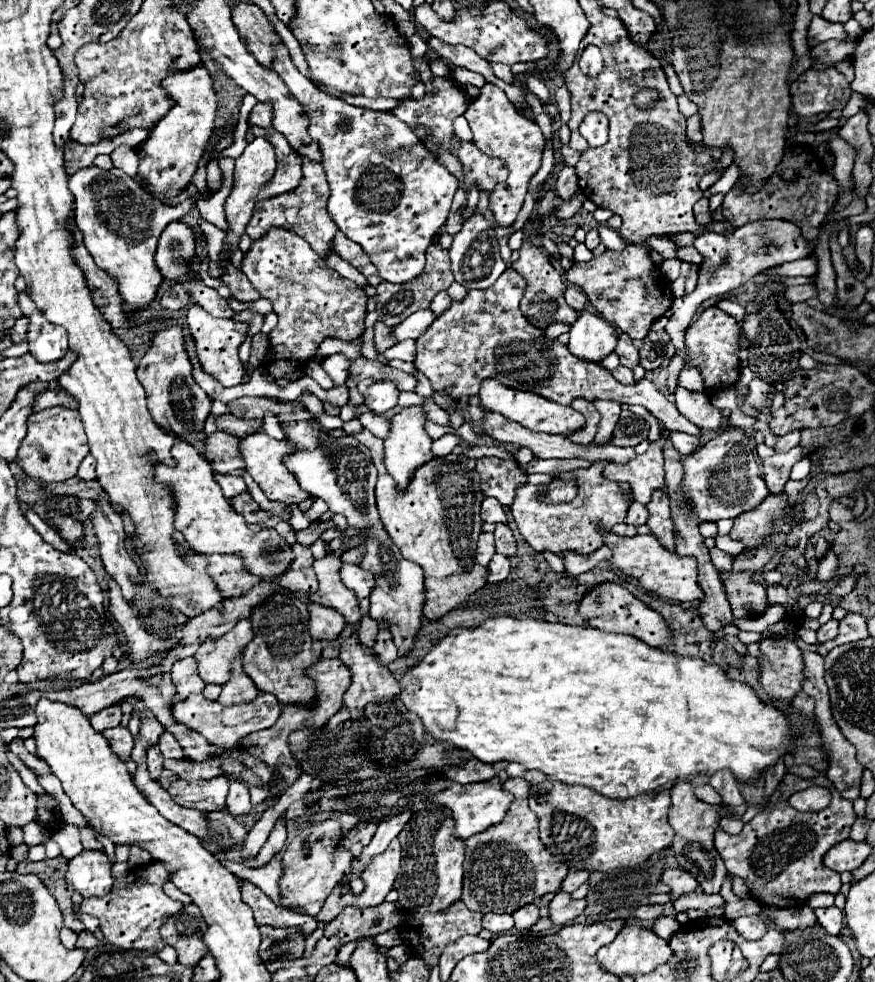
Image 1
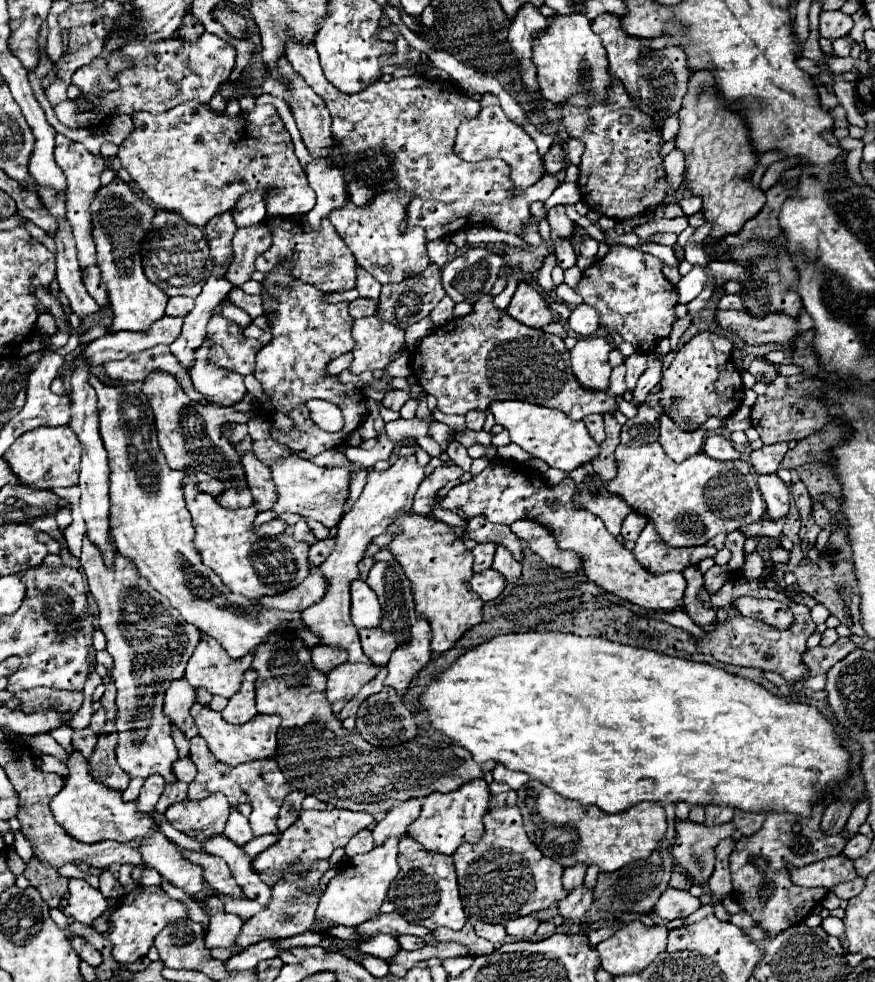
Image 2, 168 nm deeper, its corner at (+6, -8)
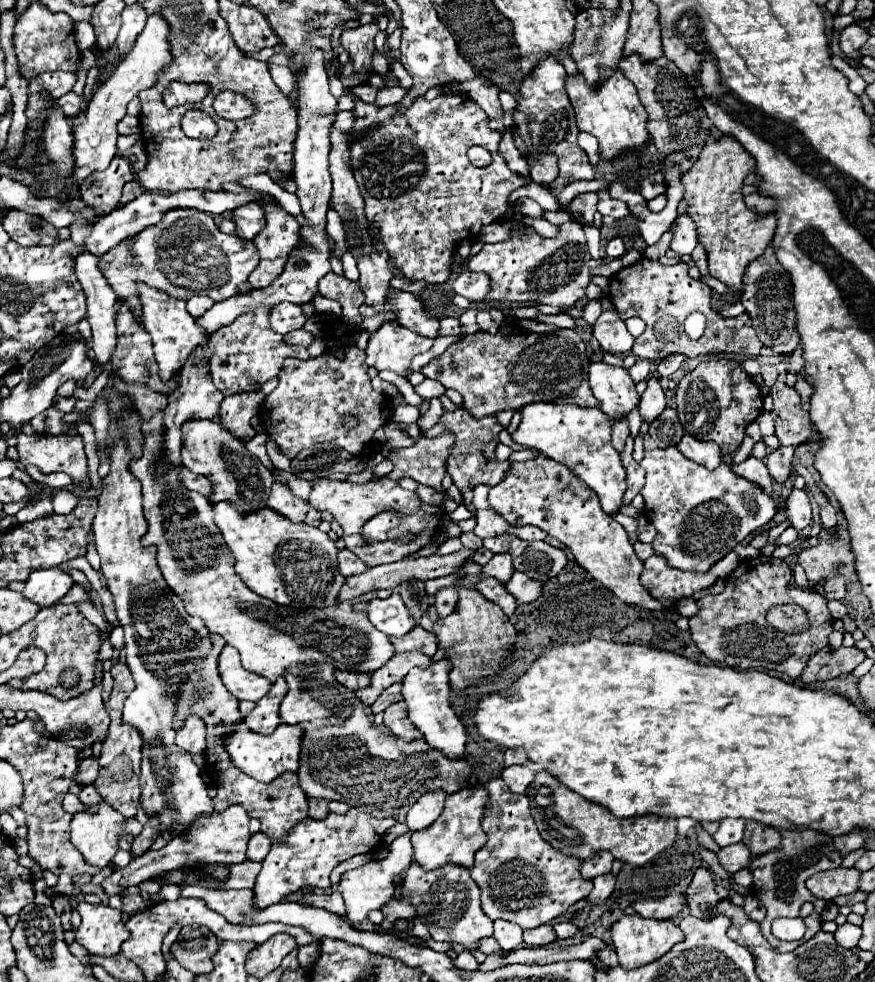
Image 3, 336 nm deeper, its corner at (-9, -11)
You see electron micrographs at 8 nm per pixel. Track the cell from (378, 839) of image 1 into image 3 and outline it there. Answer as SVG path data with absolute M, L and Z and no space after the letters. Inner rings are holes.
M431 792L431 794L423 794L409 810L407 814L407 826L409 832L417 832L427 828L443 810L443 802L445 802L445 792Z

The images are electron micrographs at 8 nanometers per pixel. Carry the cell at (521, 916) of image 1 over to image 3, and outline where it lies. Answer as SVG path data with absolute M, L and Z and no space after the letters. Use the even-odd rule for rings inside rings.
M543 924L535 930L523 930L523 942L531 948L537 948L537 946L547 946L555 940L555 930L551 924Z

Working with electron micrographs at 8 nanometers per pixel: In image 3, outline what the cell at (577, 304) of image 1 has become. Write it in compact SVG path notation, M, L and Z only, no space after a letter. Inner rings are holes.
M605 310L593 324L593 336L601 344L605 352L623 354L633 346L633 336L627 332L625 322L619 318L615 310Z

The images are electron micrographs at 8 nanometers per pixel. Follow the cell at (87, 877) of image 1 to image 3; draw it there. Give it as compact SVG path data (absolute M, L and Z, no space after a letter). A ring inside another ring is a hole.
M79 902L81 926L77 928L77 942L81 942L91 954L113 956L121 950L121 944L129 938L129 930L121 922L121 910L107 904Z

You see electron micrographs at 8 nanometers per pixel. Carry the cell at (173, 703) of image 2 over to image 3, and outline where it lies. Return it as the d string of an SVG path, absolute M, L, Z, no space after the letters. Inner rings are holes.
M189 716L183 726L177 730L175 744L189 754L205 752L205 722L199 716Z

